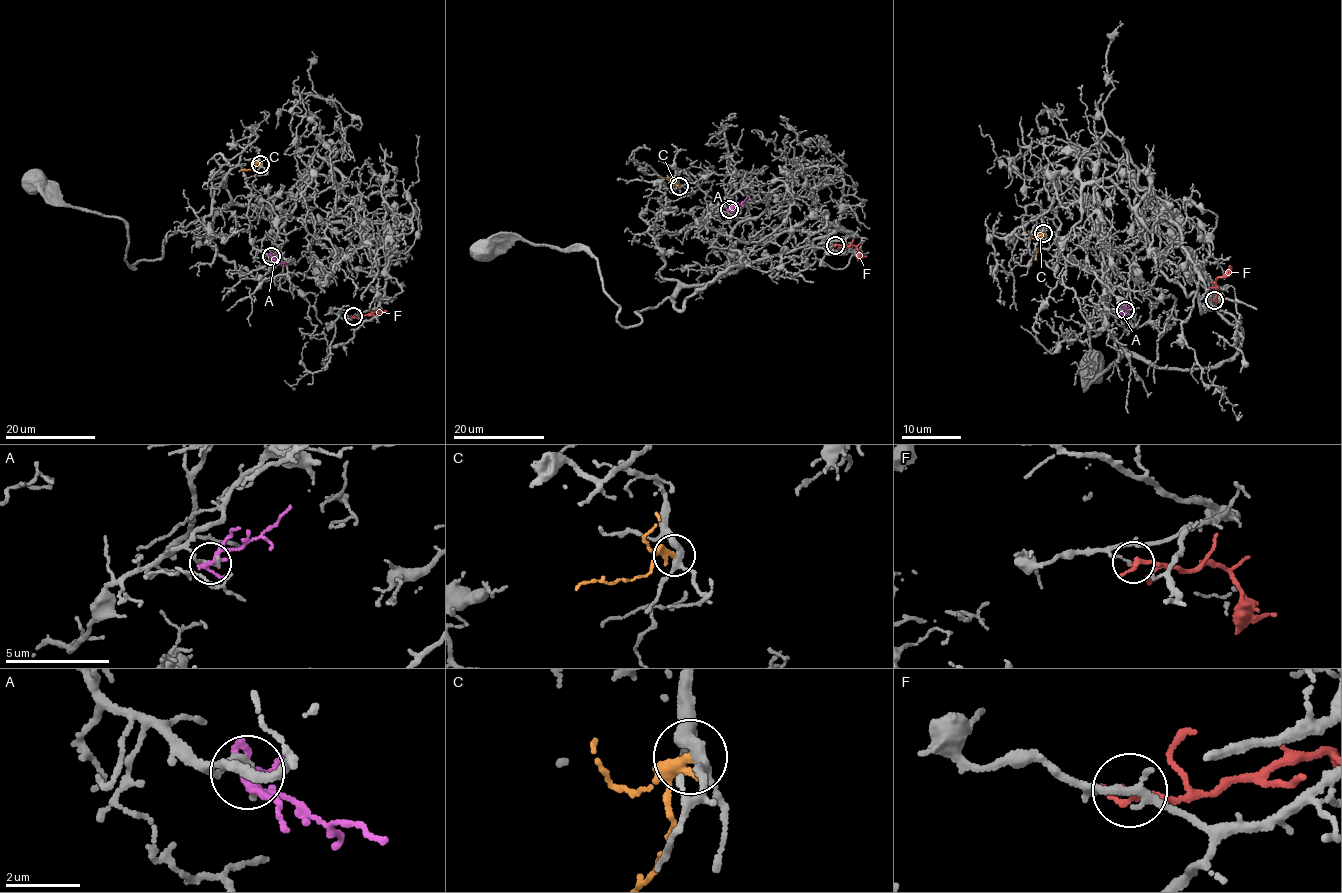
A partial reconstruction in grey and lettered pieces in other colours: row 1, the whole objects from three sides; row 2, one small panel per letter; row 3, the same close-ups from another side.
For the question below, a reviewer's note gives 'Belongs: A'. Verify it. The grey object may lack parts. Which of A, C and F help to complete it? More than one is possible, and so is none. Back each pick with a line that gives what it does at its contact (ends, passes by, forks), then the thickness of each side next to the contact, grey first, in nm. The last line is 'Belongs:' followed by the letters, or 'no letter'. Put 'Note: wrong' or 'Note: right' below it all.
Belongs: no letter
Note: wrong

